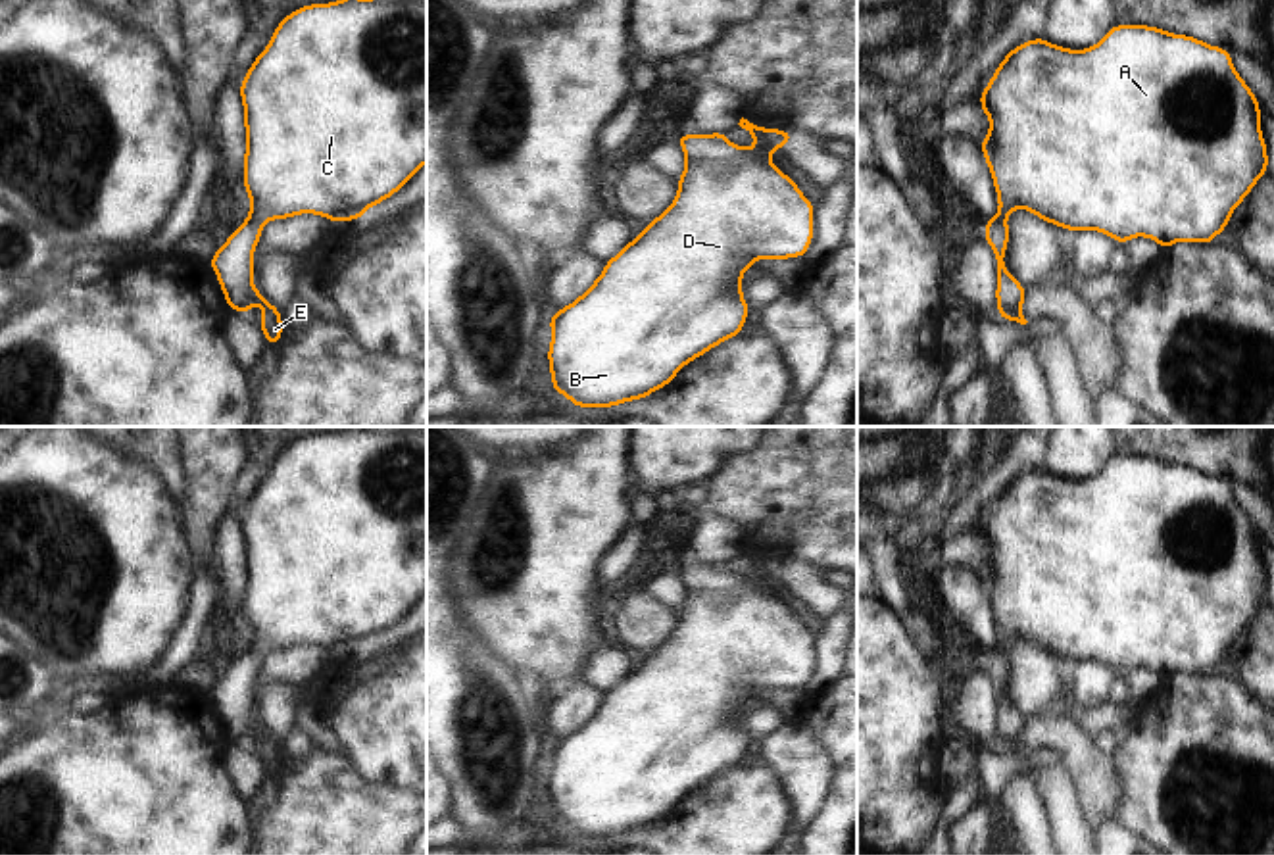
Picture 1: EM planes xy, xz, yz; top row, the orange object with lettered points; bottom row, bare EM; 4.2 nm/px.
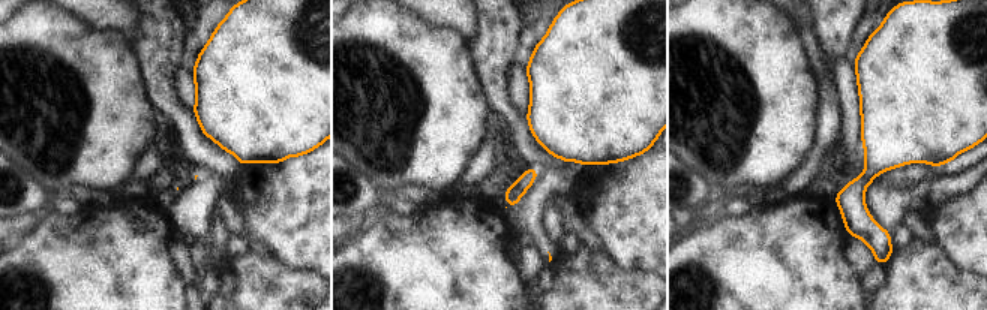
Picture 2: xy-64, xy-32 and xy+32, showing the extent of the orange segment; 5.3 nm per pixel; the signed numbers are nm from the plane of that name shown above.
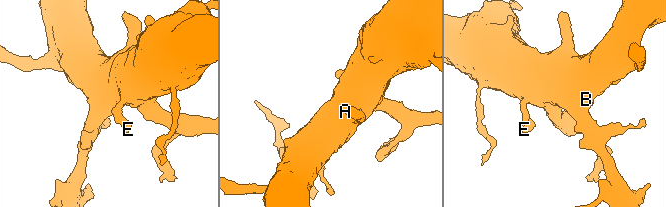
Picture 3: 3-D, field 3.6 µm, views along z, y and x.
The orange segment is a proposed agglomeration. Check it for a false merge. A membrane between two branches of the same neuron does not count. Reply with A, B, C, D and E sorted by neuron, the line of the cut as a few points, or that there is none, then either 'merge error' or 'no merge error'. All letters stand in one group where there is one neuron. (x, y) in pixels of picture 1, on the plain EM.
A B C D E | no cut | no merge error

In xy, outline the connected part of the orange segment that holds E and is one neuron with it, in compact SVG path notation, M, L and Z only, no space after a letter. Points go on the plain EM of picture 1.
M348 427L327 434L307 434L282 448L269 469L269 476L257 484L250 496L244 511L238 515L244 559L246 559L246 582L244 582L244 621L252 632L252 640L246 644L246 651L231 663L227 672L219 676L209 690L209 697L217 705L217 713L225 724L227 738L231 742L252 744L254 732L261 732L263 749L257 757L263 761L267 776L277 776L282 767L282 742L279 742L256 717L254 717L254 680L259 674L263 655L273 649L290 649L302 644L323 646L334 653L346 653L361 649L371 636L377 636L396 624L405 613L427 594L427 427L373 427L363 430Z

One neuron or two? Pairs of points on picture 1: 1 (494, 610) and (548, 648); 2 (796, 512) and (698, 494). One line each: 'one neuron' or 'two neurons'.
1: one neuron
2: two neurons

